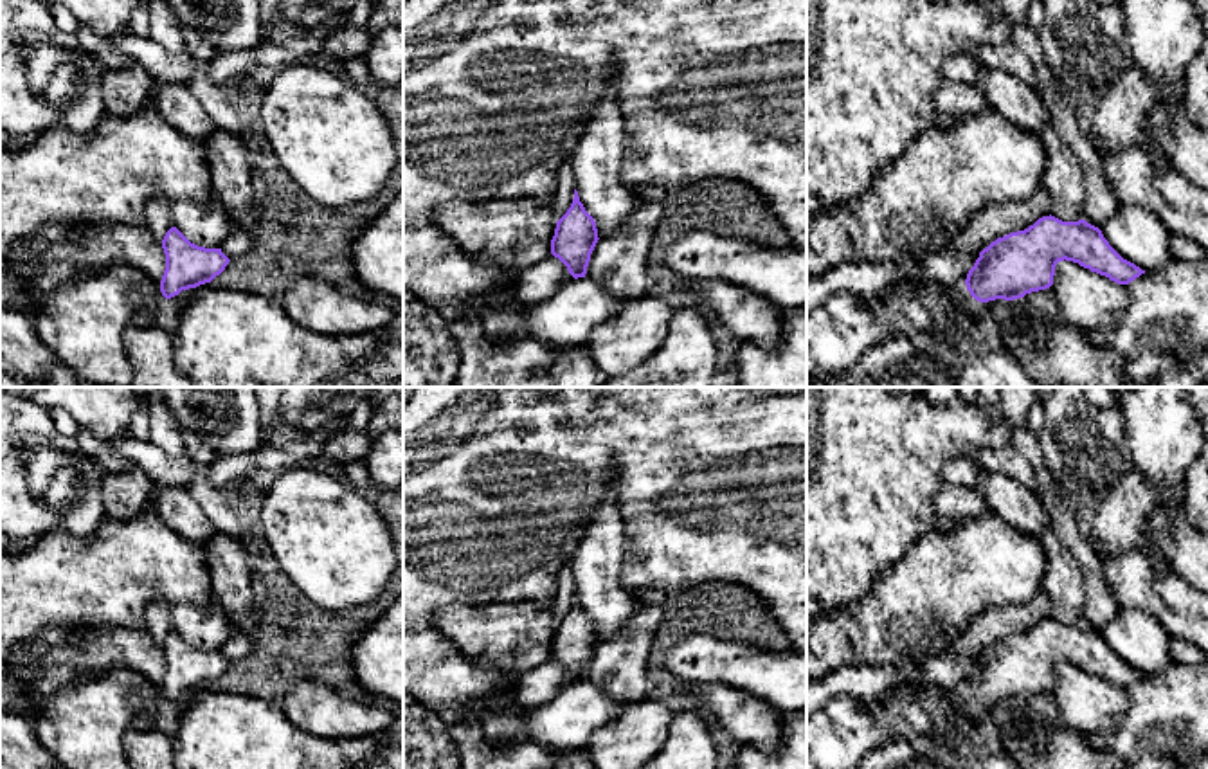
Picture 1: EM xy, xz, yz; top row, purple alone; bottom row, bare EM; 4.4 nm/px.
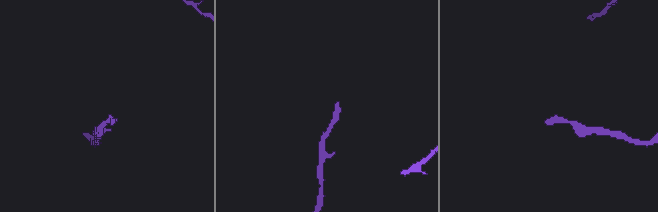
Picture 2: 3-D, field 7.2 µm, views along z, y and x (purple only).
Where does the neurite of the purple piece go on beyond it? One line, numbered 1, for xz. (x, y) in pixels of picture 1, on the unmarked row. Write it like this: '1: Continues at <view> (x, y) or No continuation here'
1: No continuation here

